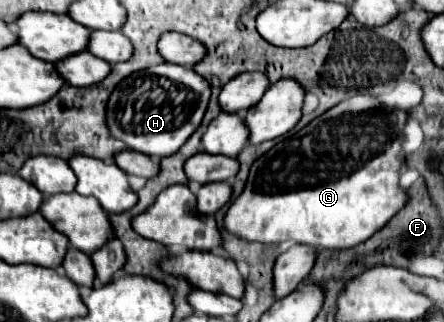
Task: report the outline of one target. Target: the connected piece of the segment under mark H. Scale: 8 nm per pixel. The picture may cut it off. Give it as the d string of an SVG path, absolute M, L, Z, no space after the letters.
M161 63L123 79L107 103L107 125L115 139L151 157L169 157L197 131L211 97L209 83L193 69Z

